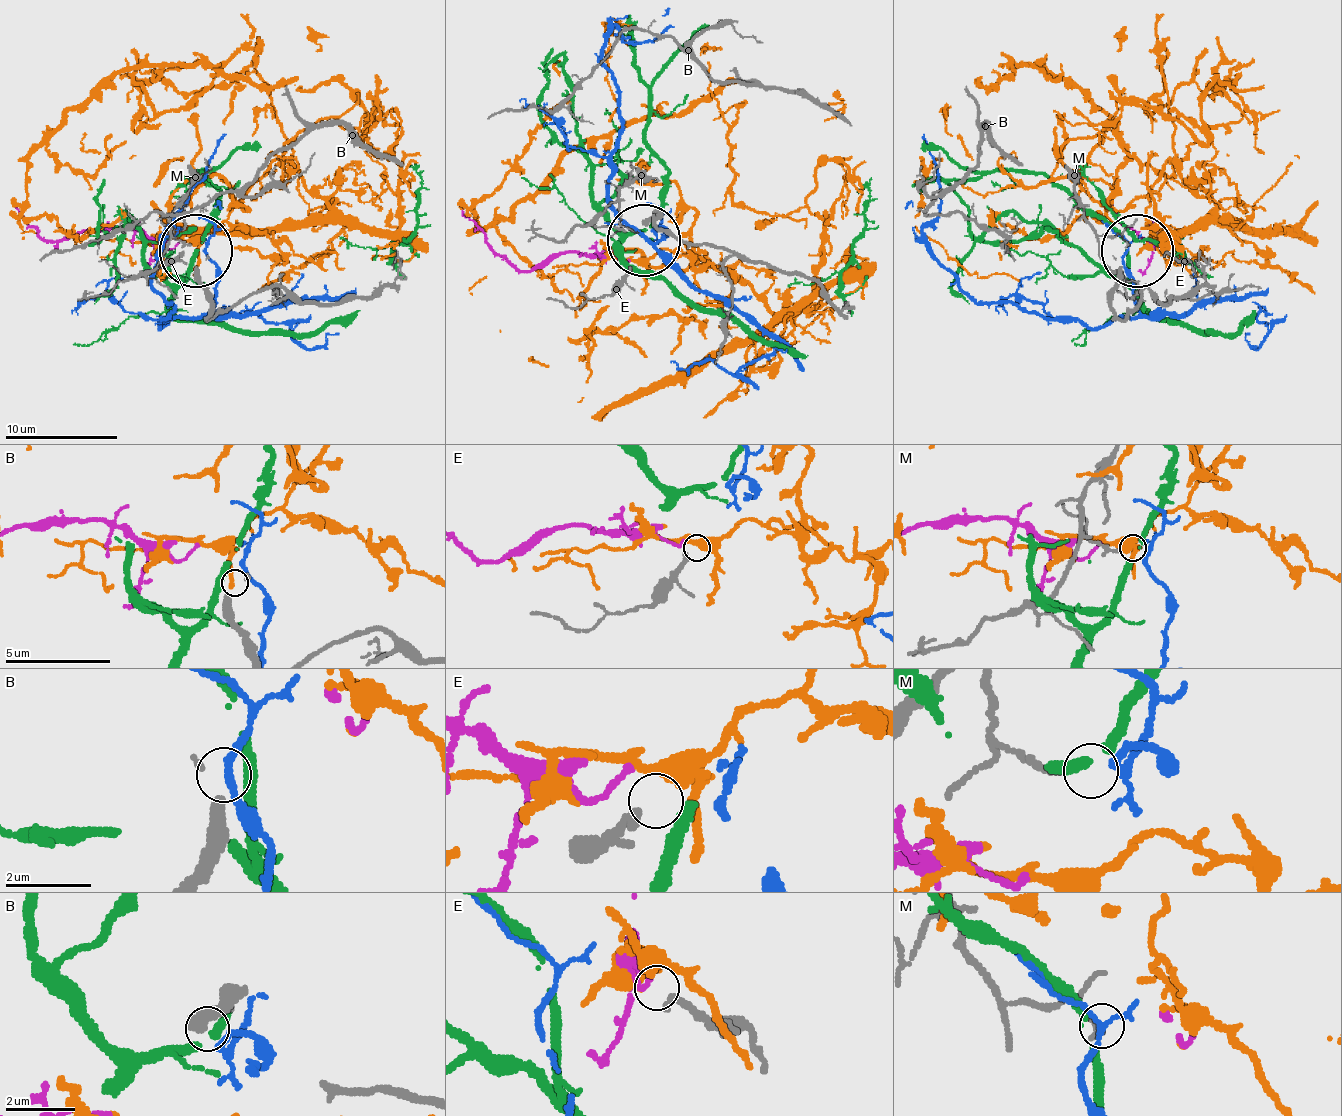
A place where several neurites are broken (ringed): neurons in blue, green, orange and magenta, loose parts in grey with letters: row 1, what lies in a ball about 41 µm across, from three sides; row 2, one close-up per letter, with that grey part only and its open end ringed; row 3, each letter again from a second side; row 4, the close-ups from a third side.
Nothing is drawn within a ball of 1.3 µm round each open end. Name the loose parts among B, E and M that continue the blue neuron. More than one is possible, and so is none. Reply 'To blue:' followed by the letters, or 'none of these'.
To blue: none of these

